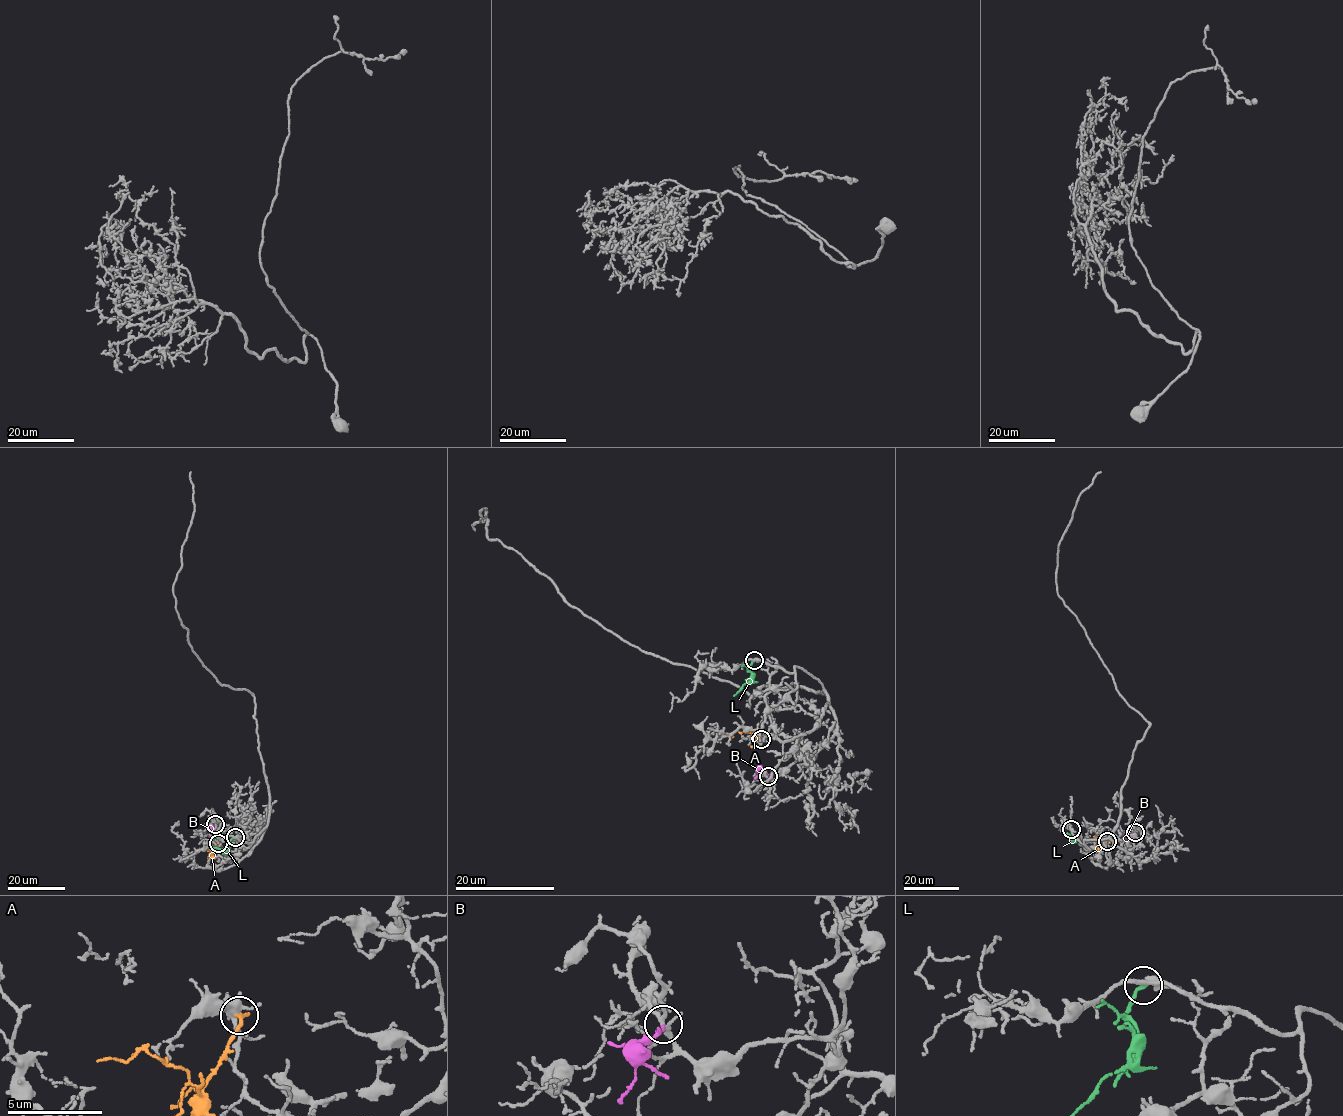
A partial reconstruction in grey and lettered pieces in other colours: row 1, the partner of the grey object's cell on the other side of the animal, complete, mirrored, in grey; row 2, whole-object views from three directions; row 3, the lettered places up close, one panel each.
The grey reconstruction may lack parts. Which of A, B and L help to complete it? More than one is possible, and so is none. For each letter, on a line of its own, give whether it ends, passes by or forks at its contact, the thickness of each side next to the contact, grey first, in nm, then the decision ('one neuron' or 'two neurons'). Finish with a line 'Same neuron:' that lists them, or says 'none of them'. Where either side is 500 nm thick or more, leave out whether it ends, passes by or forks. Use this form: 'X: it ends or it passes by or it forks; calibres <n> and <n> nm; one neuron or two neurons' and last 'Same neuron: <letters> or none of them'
A: it ends; calibres 420 and 280 nm; two neurons
B: it ends; calibres 190 and 190 nm; two neurons
L: it ends; calibres 320 and 190 nm; one neuron
Same neuron: L

